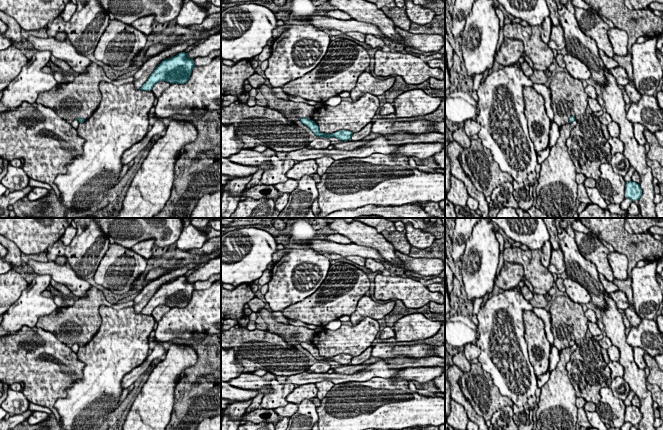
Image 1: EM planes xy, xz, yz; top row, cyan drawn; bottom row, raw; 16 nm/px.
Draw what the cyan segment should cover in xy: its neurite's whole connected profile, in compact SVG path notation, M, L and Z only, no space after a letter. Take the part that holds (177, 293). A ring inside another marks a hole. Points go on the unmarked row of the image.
M180 276L172 282L163 284L140 313L151 315L153 310L159 305L167 305L170 308L186 307L195 291L194 284L190 283L187 278Z

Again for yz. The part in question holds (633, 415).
M625 406L625 422L631 423L633 426L639 424L642 418L640 409L636 406Z

